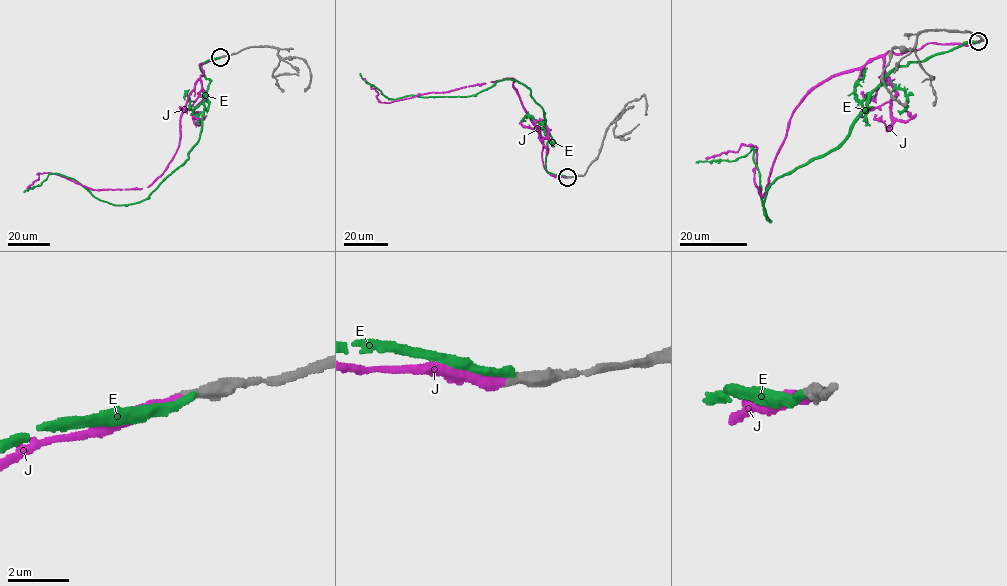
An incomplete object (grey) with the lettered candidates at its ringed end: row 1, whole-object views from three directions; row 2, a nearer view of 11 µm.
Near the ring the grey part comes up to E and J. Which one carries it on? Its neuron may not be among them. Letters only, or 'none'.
J

